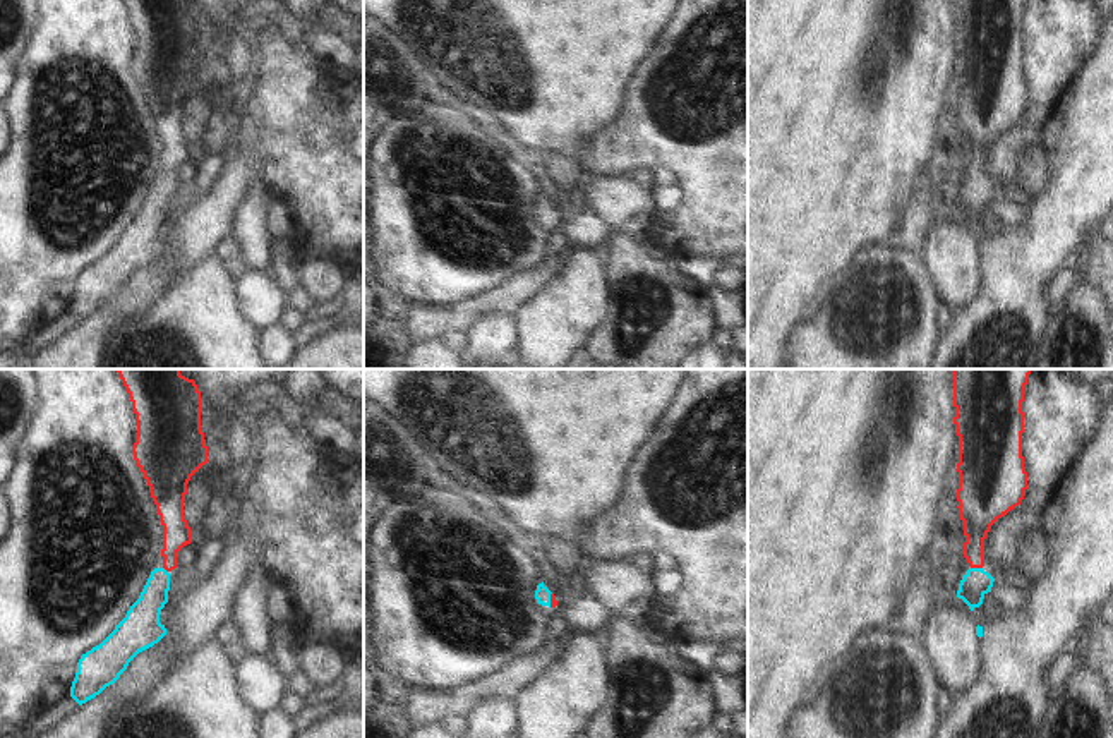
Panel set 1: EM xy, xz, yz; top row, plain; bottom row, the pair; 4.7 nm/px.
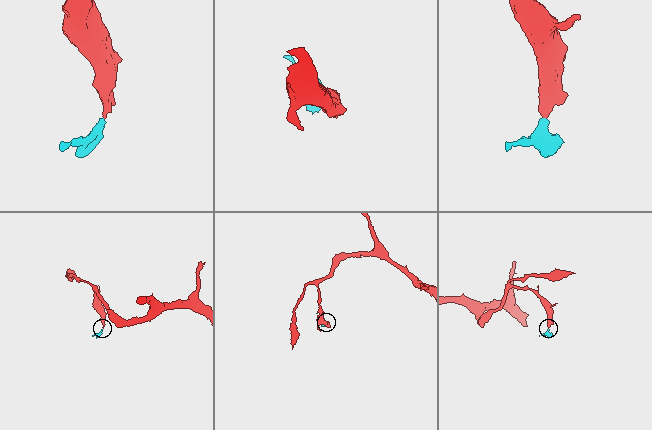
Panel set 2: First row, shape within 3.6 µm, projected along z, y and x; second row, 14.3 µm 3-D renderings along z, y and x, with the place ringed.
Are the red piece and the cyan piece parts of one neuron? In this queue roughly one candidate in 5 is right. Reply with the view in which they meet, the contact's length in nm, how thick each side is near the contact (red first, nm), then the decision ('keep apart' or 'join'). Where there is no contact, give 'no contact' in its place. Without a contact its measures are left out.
yz | 60 nm | 160/140 nm | join

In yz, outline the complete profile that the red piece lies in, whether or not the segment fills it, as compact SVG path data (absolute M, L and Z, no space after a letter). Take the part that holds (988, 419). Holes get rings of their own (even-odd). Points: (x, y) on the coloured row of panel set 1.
M954 369L959 436L959 517L969 570L957 597L971 611L983 604L995 578L983 570L991 525L1020 505L1027 489L1022 457L1024 391L1032 369Z

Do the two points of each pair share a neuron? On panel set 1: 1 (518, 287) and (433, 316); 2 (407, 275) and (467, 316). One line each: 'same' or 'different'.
1: same
2: different

